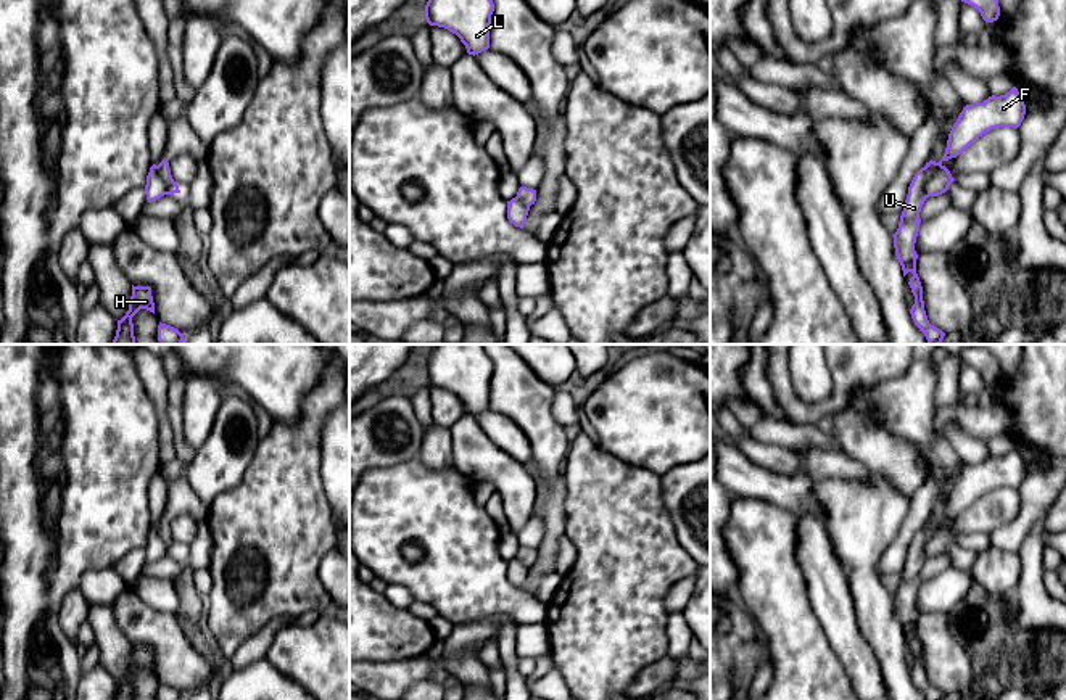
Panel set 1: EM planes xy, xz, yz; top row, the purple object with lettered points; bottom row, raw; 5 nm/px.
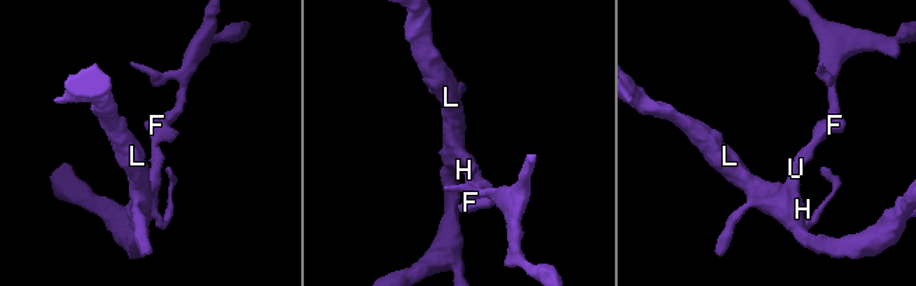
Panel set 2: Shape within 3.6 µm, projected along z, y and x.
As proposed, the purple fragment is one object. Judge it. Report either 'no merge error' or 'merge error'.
merge error

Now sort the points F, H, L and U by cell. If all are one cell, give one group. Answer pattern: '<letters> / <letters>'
F / H L U

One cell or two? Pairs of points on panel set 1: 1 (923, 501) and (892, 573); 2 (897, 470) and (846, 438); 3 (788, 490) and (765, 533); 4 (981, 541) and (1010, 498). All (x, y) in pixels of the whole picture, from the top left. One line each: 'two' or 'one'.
1: one
2: one
3: two
4: two

